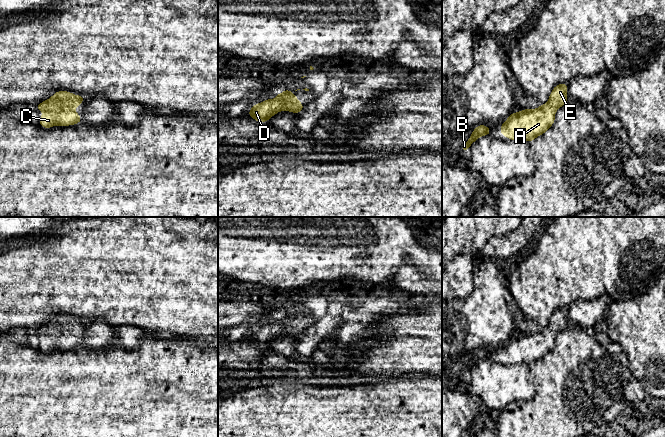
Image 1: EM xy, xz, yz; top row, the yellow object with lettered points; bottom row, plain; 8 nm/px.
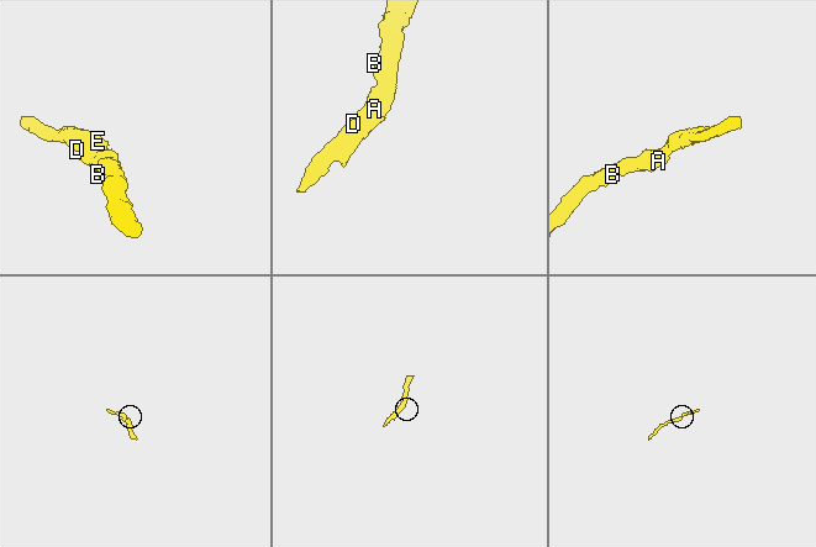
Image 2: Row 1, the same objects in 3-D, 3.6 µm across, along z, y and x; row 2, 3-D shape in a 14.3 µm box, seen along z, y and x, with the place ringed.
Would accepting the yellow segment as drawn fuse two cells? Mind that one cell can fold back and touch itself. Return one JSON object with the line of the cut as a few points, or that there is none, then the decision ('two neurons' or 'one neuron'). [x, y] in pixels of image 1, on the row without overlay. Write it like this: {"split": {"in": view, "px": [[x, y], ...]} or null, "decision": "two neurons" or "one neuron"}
{"split": null, "decision": "one neuron"}

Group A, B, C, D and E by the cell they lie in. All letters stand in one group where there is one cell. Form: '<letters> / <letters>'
A B C D E

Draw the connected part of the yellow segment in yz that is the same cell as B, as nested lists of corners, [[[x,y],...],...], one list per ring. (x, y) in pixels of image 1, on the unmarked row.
[[[485,349],[477,350],[472,356],[470,363],[461,370],[462,375],[469,374],[469,371],[473,366],[475,366],[480,360],[490,359],[490,356],[491,354]]]

